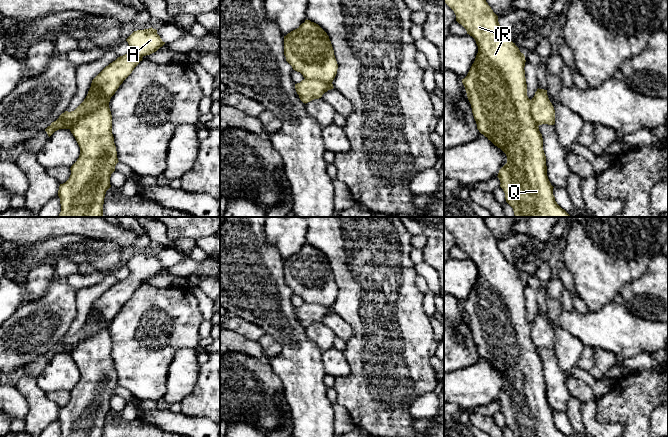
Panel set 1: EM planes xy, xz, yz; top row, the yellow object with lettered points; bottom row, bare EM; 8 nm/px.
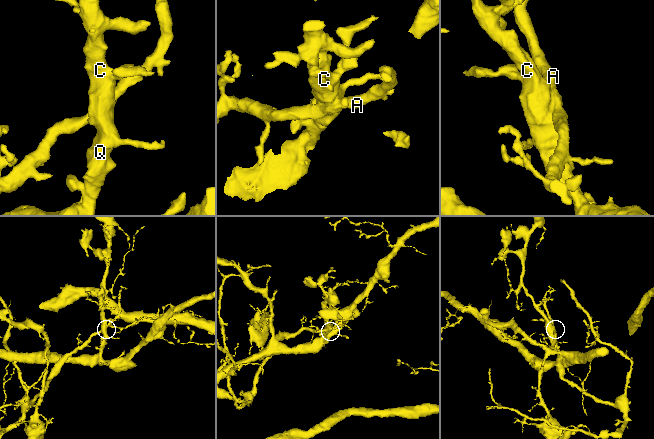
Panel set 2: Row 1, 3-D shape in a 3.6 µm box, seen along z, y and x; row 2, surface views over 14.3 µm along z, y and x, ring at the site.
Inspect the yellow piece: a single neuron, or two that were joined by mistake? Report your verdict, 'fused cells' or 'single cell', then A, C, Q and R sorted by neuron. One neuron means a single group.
fused cells; A / C Q R

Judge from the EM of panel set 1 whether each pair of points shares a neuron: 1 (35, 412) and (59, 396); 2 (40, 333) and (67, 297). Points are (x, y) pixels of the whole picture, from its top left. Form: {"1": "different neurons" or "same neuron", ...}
{"1": "different neurons", "2": "same neuron"}

